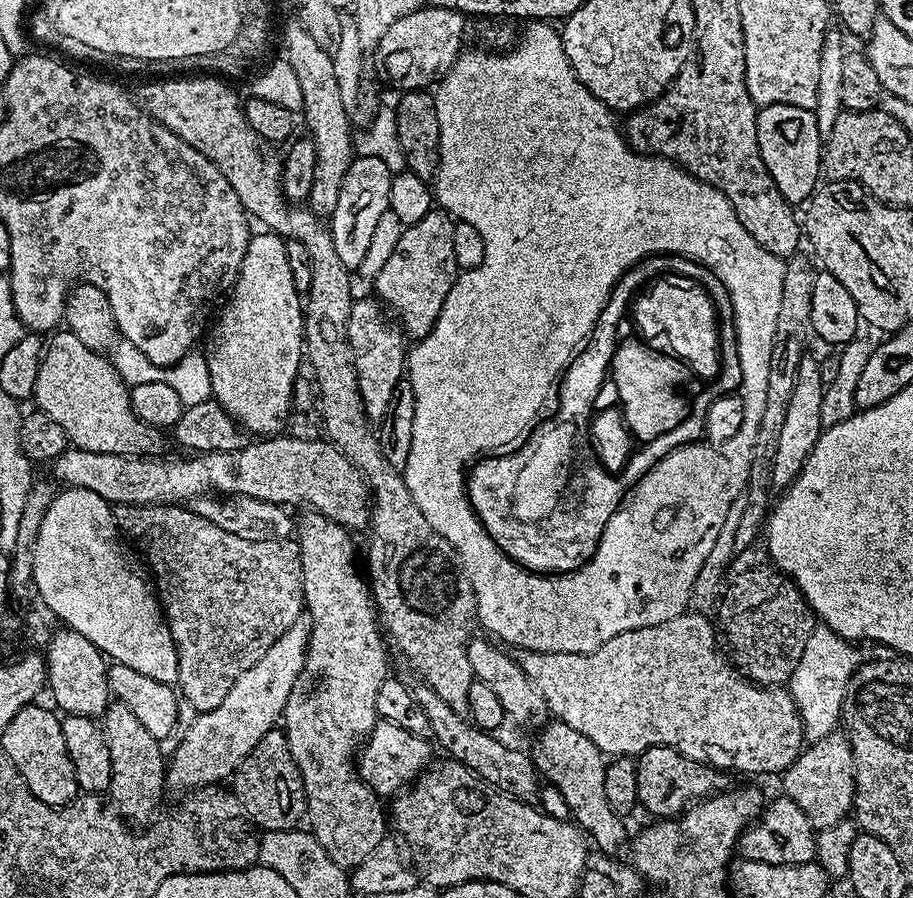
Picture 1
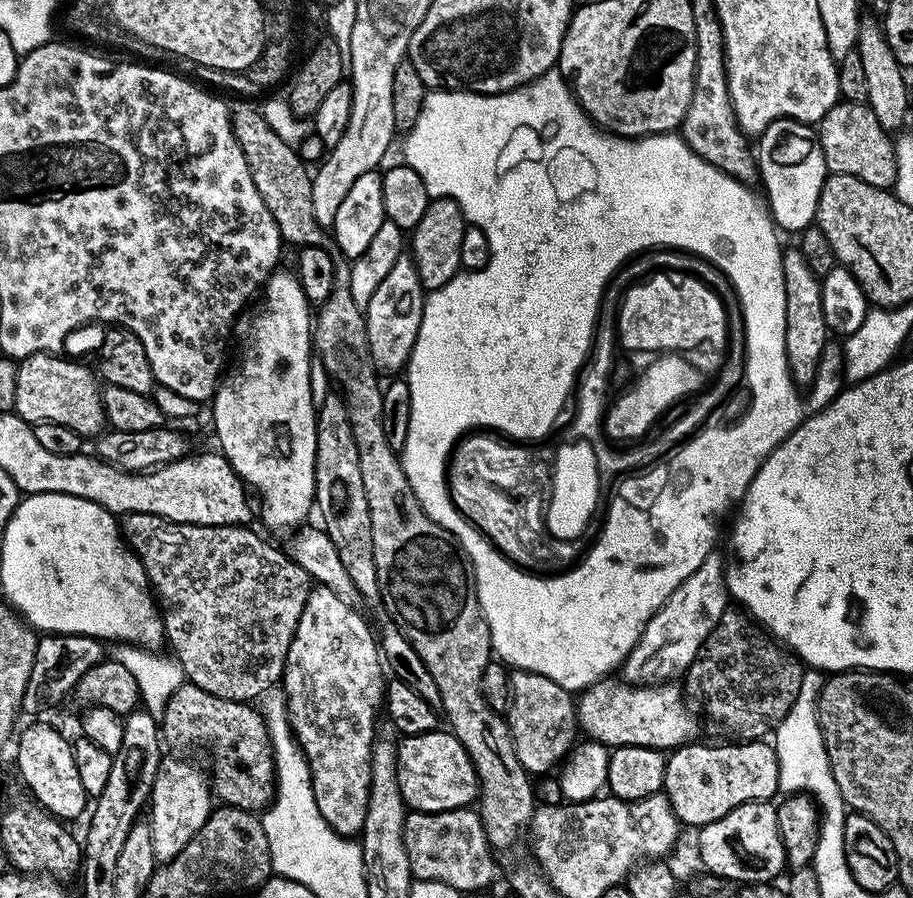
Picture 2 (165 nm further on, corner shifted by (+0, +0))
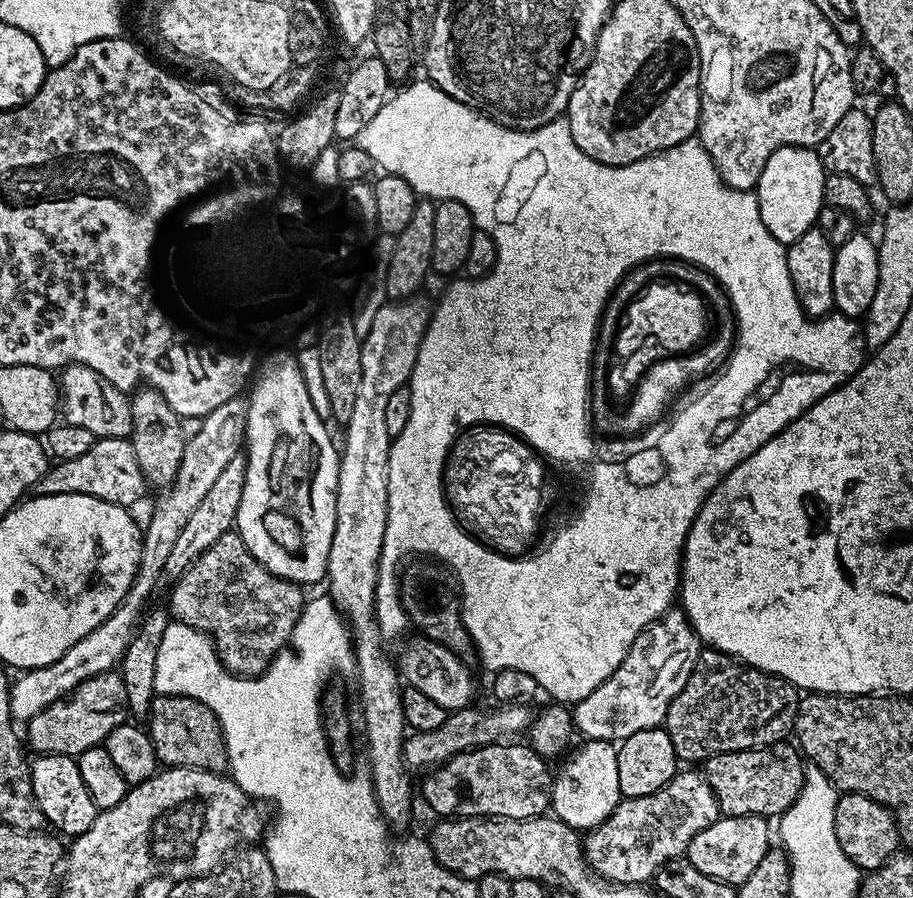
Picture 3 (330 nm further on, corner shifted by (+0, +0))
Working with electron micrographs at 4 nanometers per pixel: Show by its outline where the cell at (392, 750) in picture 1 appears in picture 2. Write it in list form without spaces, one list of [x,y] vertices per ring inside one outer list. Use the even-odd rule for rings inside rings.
[[[448,730],[406,736],[396,750],[398,786],[405,805],[413,812],[449,812],[477,803],[480,779],[462,742]]]

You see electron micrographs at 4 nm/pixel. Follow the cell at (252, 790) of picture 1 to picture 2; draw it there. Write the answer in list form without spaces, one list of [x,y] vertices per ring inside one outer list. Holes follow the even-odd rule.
[[[183,683],[177,686],[174,694],[170,694],[164,703],[164,711],[158,723],[162,729],[162,740],[172,748],[184,748],[188,740],[212,740],[212,772],[210,768],[210,787],[217,801],[229,808],[241,808],[247,812],[259,813],[268,808],[276,795],[276,768],[272,754],[272,742],[268,738],[268,725],[264,717],[256,712],[251,703],[238,700],[218,698],[214,694],[206,694],[198,686]]]

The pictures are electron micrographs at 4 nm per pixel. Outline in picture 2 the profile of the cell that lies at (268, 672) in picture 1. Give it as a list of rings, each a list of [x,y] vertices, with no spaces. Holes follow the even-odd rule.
[[[161,759],[152,787],[150,812],[151,808],[152,817],[147,823],[150,826],[150,843],[154,845],[154,858],[157,862],[173,860],[182,854],[182,850],[186,850],[186,842],[190,842],[190,838],[202,830],[214,811],[214,793],[205,769],[203,772],[188,760]]]

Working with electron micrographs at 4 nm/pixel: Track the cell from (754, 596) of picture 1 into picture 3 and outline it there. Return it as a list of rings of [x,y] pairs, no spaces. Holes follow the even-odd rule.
[[[704,650],[701,651],[700,660],[694,666],[686,686],[676,695],[674,702],[670,702],[670,710],[662,727],[670,734],[670,742],[674,742],[677,761],[703,762],[718,754],[745,752],[751,748],[767,748],[781,743],[787,737],[784,735],[793,731],[801,699],[796,685],[781,676],[771,676],[768,672],[752,668],[743,660],[727,656],[725,652]]]

